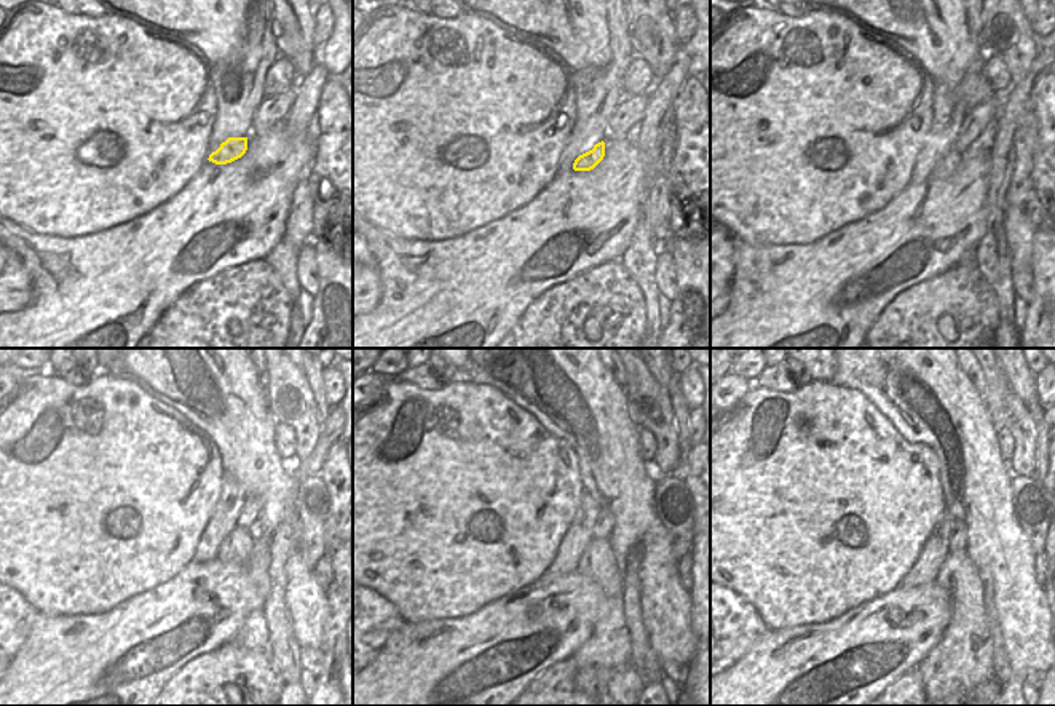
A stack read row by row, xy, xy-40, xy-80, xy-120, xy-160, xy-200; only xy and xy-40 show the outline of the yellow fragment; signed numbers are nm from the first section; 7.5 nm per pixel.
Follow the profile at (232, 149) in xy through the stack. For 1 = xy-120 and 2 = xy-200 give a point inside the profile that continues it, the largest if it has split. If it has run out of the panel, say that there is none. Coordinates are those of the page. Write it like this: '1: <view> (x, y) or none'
1: xy-120 (237, 548)
2: xy-200 (961, 660)

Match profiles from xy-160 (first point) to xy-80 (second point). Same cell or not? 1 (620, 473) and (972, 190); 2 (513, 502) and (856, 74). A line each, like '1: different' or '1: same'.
1: different
2: same

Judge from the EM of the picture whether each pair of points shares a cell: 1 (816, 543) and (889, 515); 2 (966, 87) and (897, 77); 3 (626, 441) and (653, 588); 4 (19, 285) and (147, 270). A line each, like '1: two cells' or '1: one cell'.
1: one cell
2: two cells
3: one cell
4: two cells

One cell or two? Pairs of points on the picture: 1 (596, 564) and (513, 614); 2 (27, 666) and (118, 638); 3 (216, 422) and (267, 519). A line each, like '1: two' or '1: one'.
1: two
2: one
3: one

